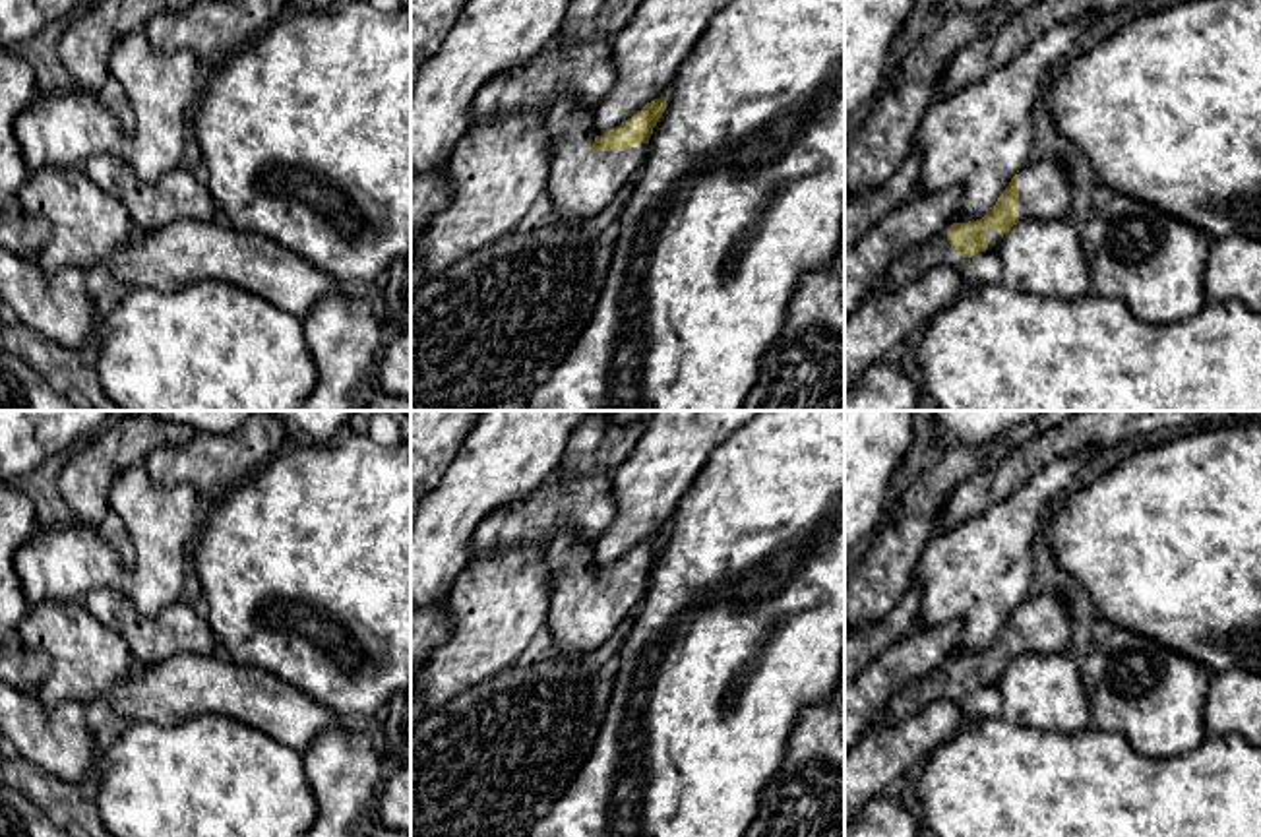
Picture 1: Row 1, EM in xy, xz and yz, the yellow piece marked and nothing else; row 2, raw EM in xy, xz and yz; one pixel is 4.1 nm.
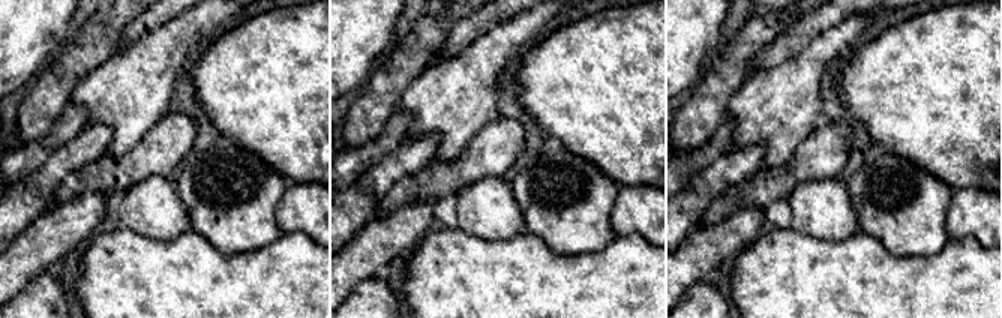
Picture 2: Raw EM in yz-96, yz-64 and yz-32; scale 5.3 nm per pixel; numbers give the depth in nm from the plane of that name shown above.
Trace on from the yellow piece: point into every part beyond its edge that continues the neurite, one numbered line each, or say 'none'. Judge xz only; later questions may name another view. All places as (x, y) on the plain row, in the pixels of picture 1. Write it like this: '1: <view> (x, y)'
1: xz (582, 617)

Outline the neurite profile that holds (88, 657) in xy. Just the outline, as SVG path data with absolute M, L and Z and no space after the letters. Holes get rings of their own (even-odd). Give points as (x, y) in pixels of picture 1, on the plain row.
M48 599L29 606L15 641L31 651L46 651L52 659L52 672L37 688L46 709L62 701L89 705L130 676L132 653L126 641L83 603Z

